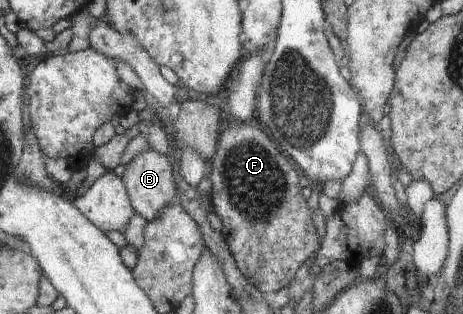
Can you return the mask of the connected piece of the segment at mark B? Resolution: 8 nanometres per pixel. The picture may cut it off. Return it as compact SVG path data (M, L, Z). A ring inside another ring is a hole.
M151 147L138 154L126 164L121 179L126 186L130 203L136 214L141 215L147 222L159 217L159 213L171 202L176 201L175 179L166 155L156 152Z

